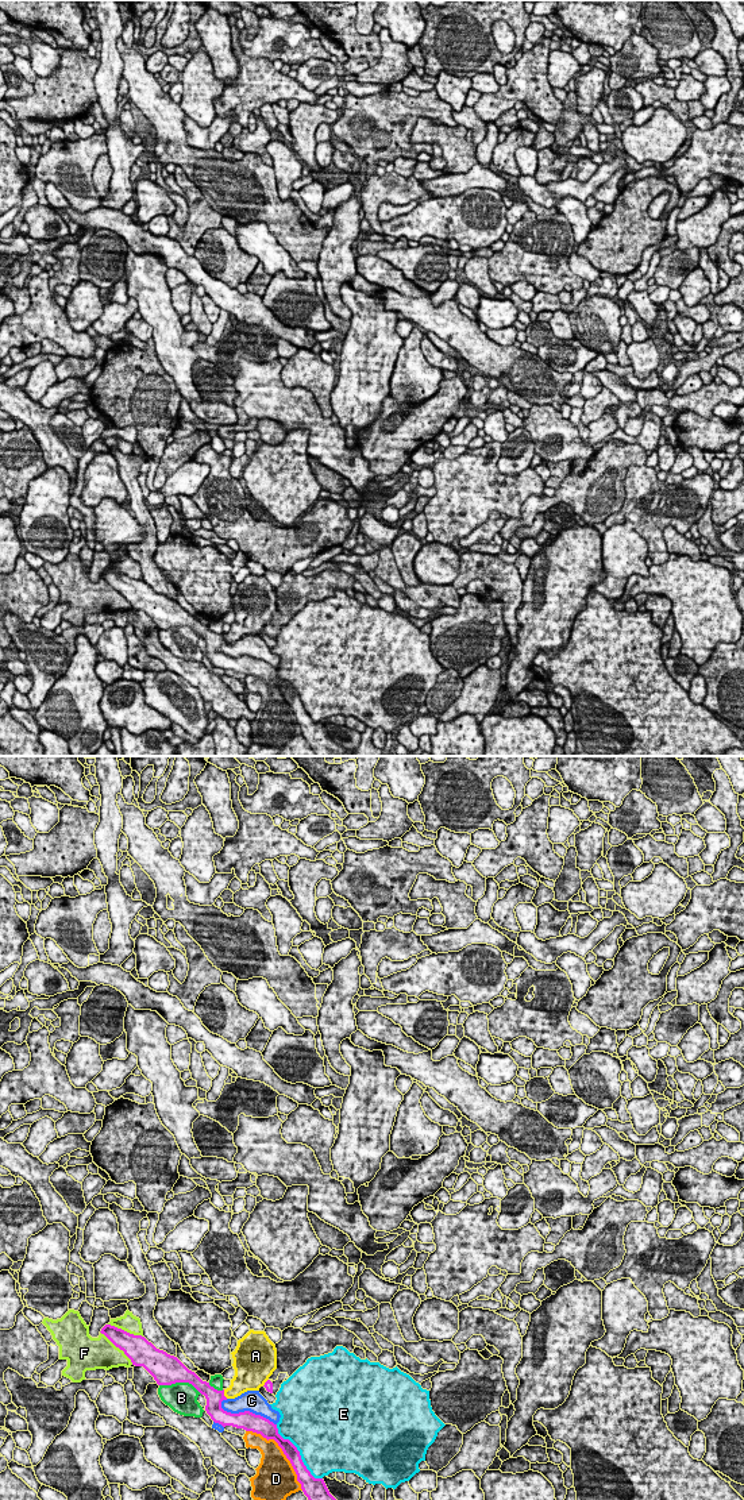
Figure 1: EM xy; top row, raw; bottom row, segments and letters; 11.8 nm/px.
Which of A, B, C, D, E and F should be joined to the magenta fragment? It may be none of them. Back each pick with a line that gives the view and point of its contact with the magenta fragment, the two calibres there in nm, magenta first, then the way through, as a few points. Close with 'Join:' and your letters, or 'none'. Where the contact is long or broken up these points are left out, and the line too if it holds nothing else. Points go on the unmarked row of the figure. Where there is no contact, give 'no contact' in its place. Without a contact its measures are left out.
Join: none

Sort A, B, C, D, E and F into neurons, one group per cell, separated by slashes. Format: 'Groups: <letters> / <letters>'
Groups: A / B / C / D / E / F

